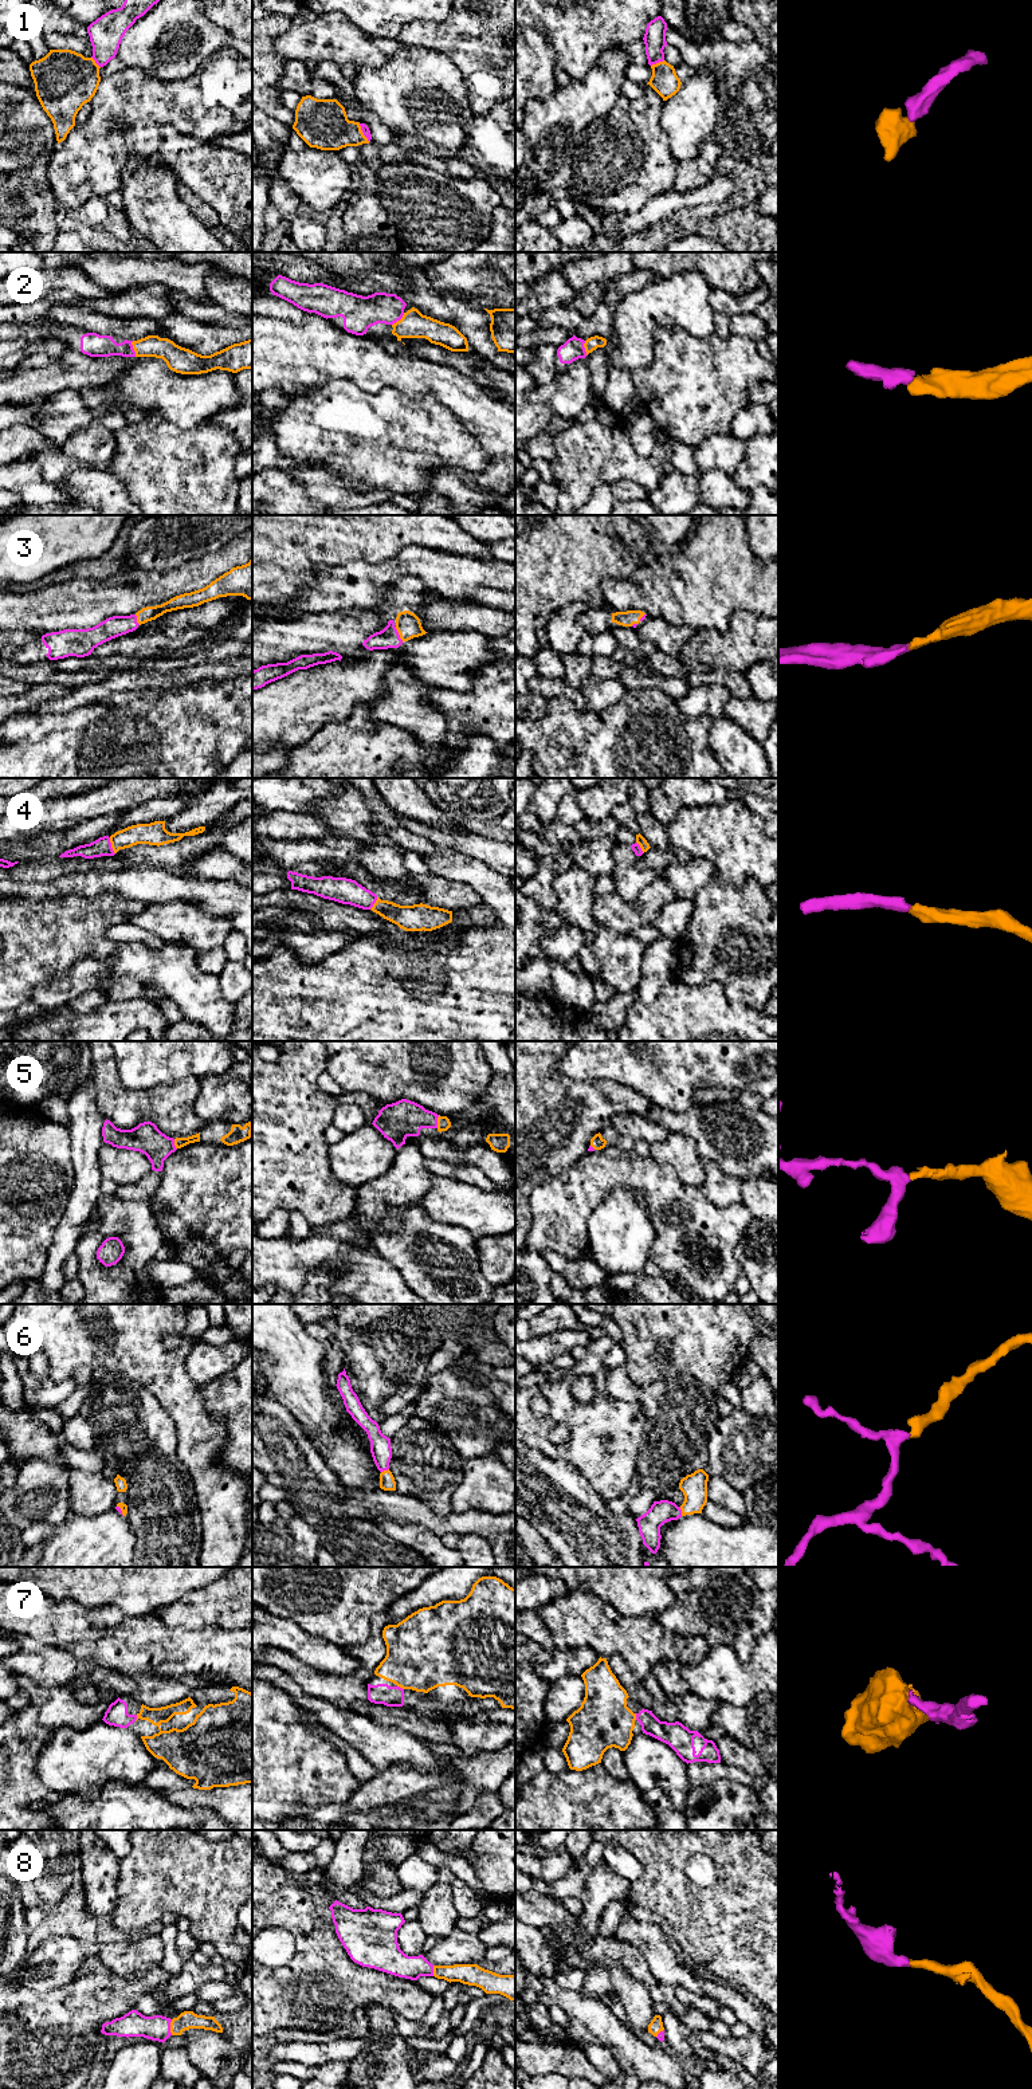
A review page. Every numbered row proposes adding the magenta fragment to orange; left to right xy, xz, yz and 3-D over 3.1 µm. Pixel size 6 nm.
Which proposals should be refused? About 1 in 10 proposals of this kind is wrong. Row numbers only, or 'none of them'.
none of them

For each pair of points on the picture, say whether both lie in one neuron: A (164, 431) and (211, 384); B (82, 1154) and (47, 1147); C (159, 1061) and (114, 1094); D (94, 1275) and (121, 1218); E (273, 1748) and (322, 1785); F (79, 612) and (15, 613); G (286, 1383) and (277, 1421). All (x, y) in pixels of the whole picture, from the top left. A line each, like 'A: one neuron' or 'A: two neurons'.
A: two neurons
B: two neurons
C: two neurons
D: one neuron
E: one neuron
F: one neuron
G: two neurons

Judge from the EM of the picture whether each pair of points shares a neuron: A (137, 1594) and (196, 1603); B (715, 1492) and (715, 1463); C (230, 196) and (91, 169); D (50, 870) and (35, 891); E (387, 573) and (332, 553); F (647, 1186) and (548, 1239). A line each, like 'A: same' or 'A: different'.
A: different
B: different
C: different
D: different
E: different
F: same

